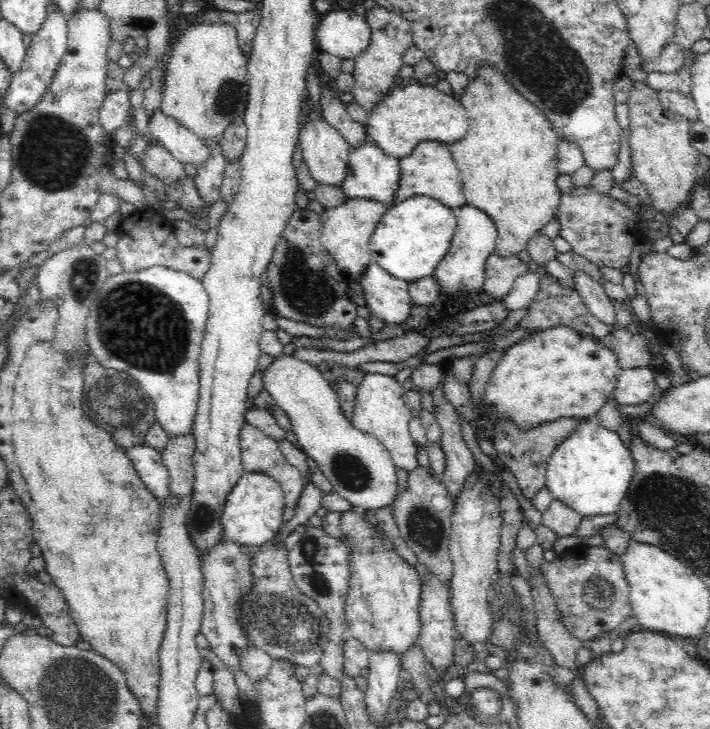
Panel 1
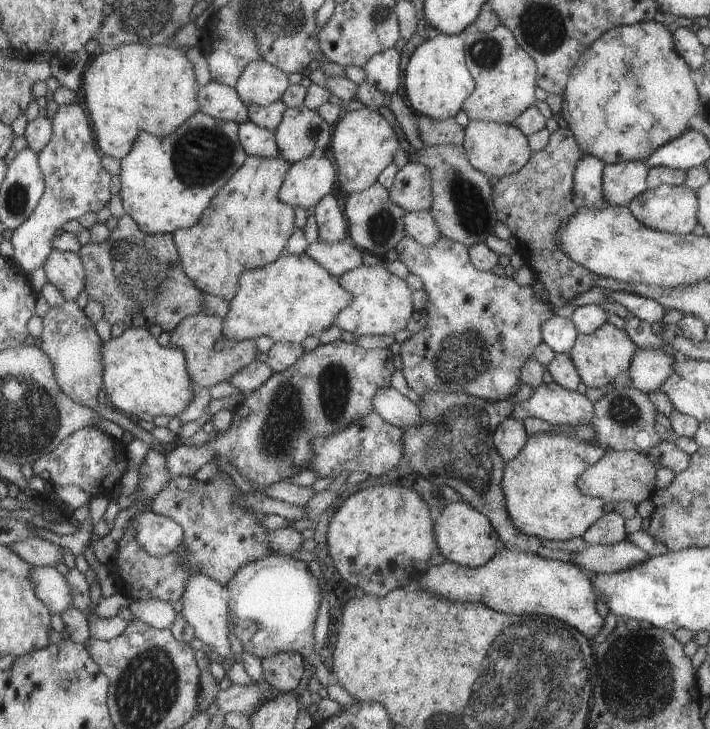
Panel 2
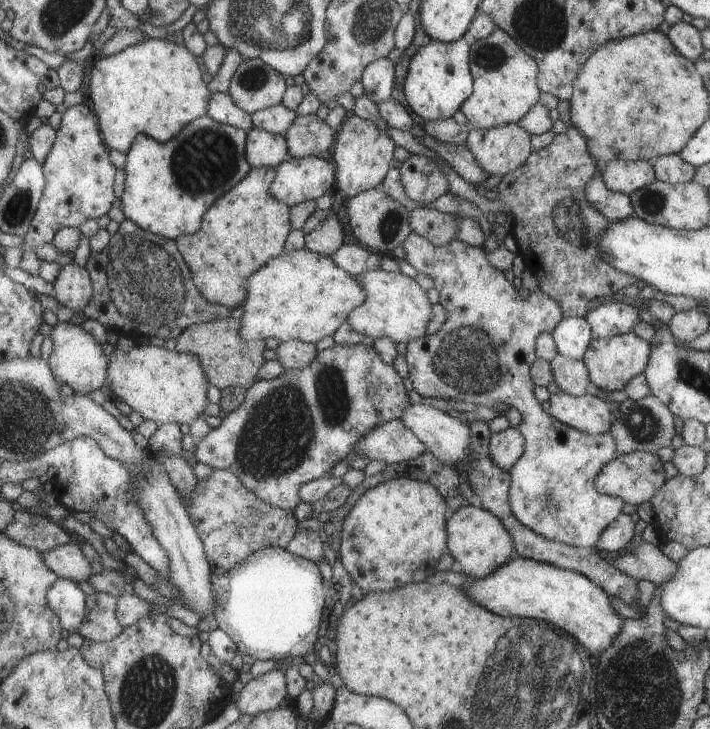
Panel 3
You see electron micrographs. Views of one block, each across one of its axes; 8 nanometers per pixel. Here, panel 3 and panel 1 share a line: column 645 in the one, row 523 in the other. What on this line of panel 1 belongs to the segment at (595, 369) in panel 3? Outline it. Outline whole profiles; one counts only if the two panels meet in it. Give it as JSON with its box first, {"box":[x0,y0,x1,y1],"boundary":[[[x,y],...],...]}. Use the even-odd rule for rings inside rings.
{"box":[341,509,421,660],"boundary":[[[355,509],[344,512],[341,528],[349,548],[351,572],[344,605],[348,636],[362,643],[370,654],[390,650],[401,660],[419,645],[421,583],[418,573],[396,554],[392,543],[370,527],[366,512]]]}

